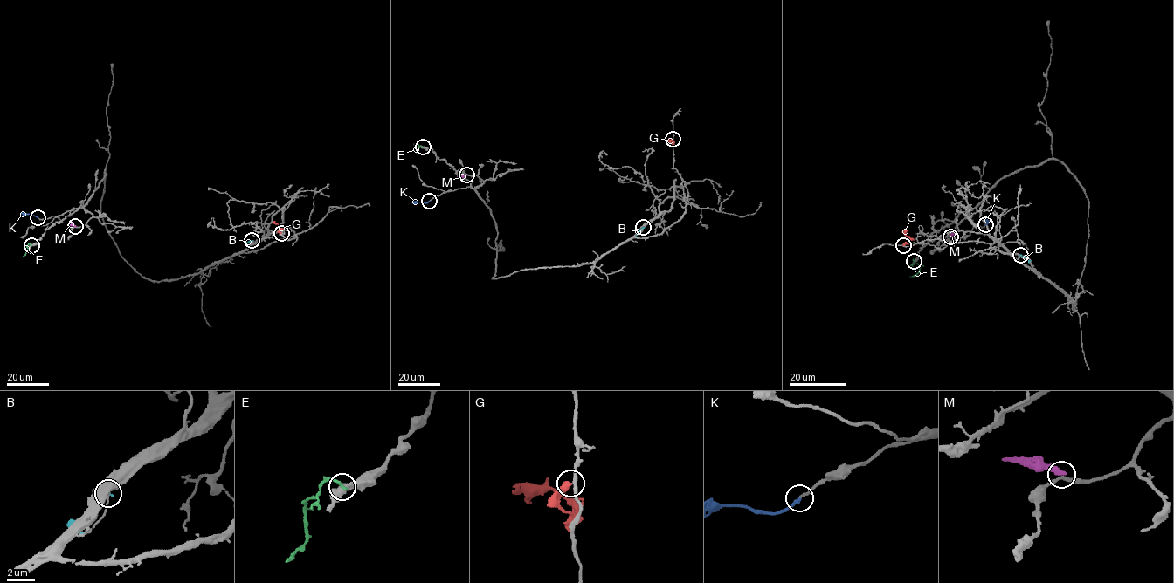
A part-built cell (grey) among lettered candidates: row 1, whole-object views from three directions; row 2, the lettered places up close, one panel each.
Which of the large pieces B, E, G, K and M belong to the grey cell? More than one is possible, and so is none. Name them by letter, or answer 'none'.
K

